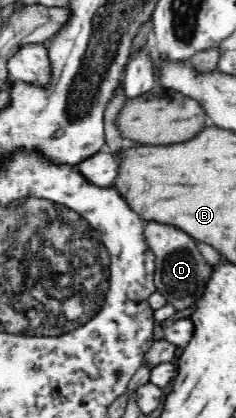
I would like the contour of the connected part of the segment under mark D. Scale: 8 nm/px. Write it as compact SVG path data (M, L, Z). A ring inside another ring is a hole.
M147 223L144 227L149 250L155 255L153 284L155 291L165 296L165 303L173 306L175 313L196 305L202 298L208 279L211 279L214 267L203 257L196 240L189 234L163 223Z

